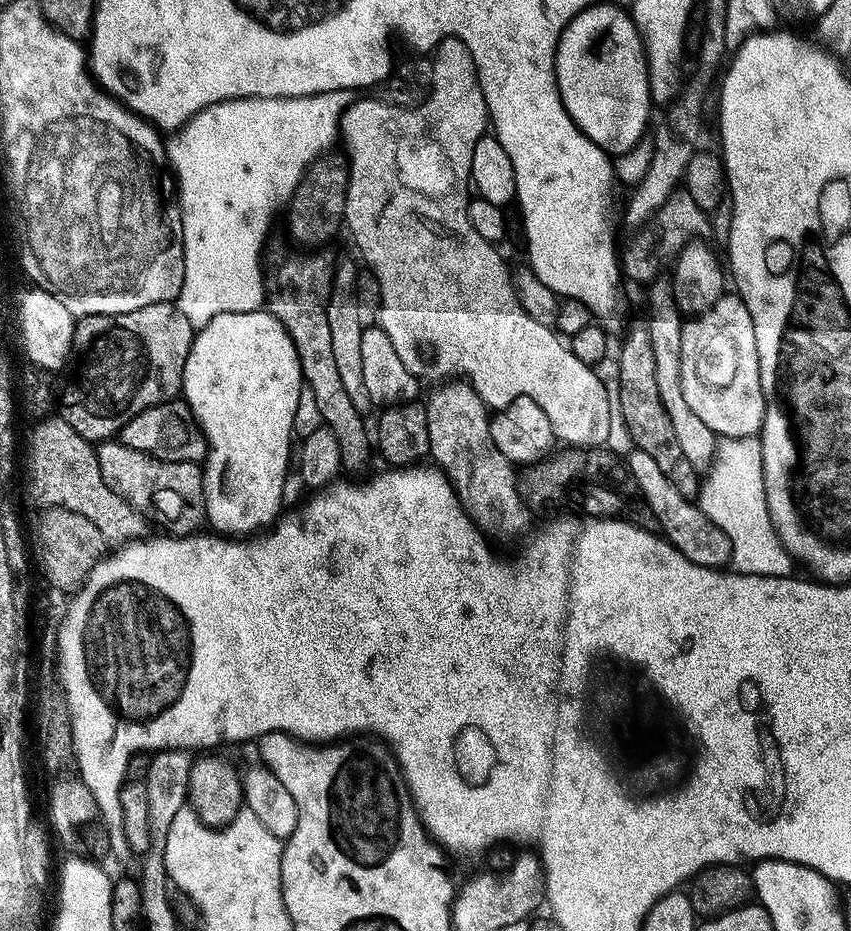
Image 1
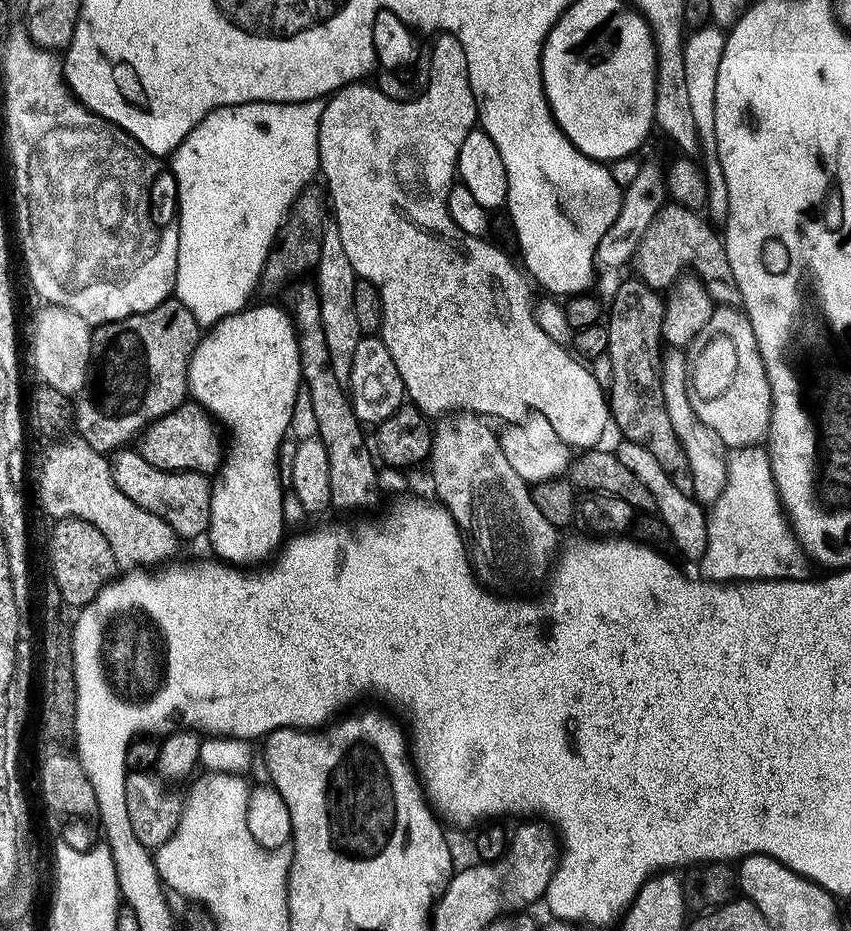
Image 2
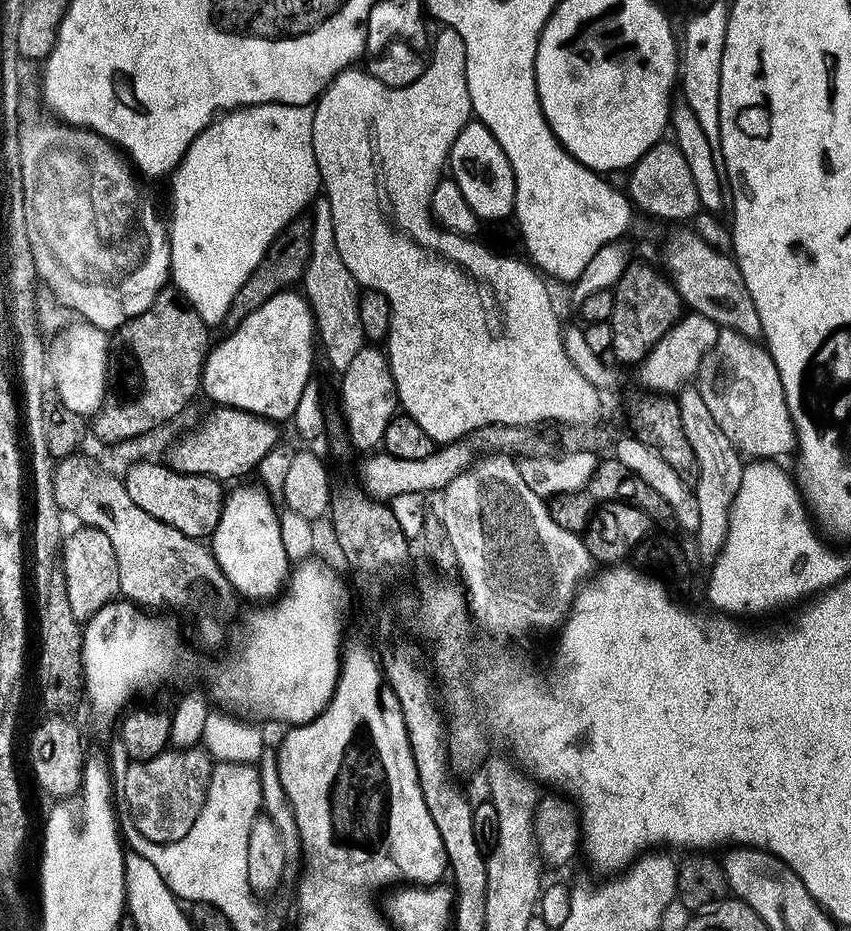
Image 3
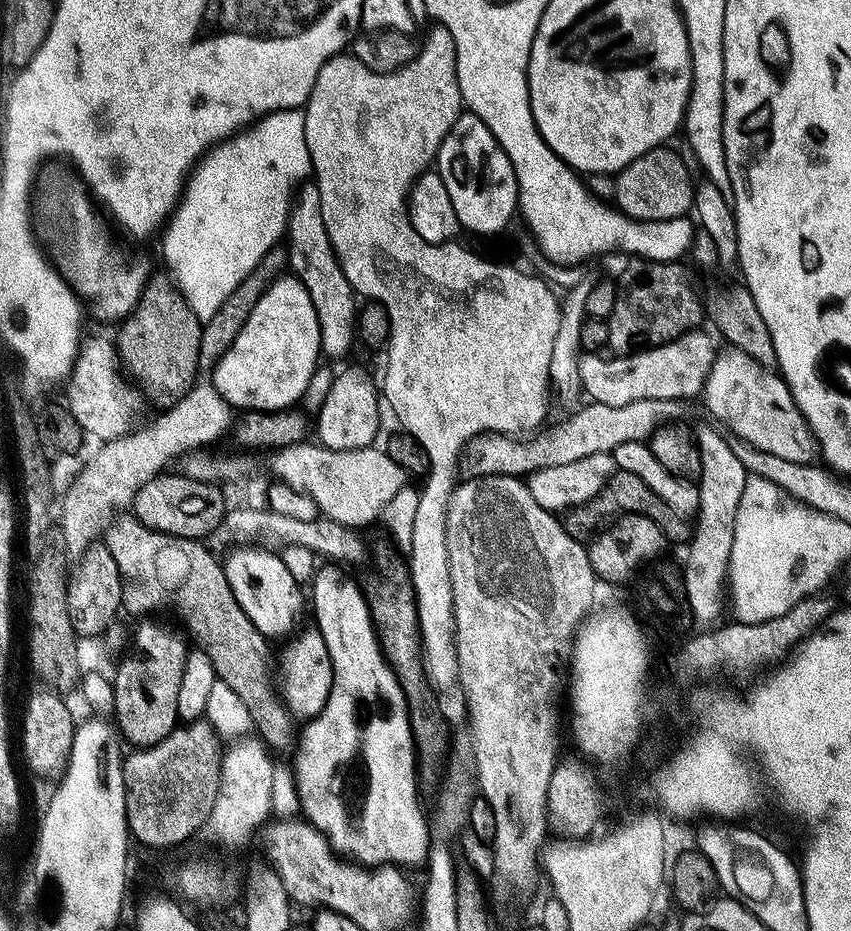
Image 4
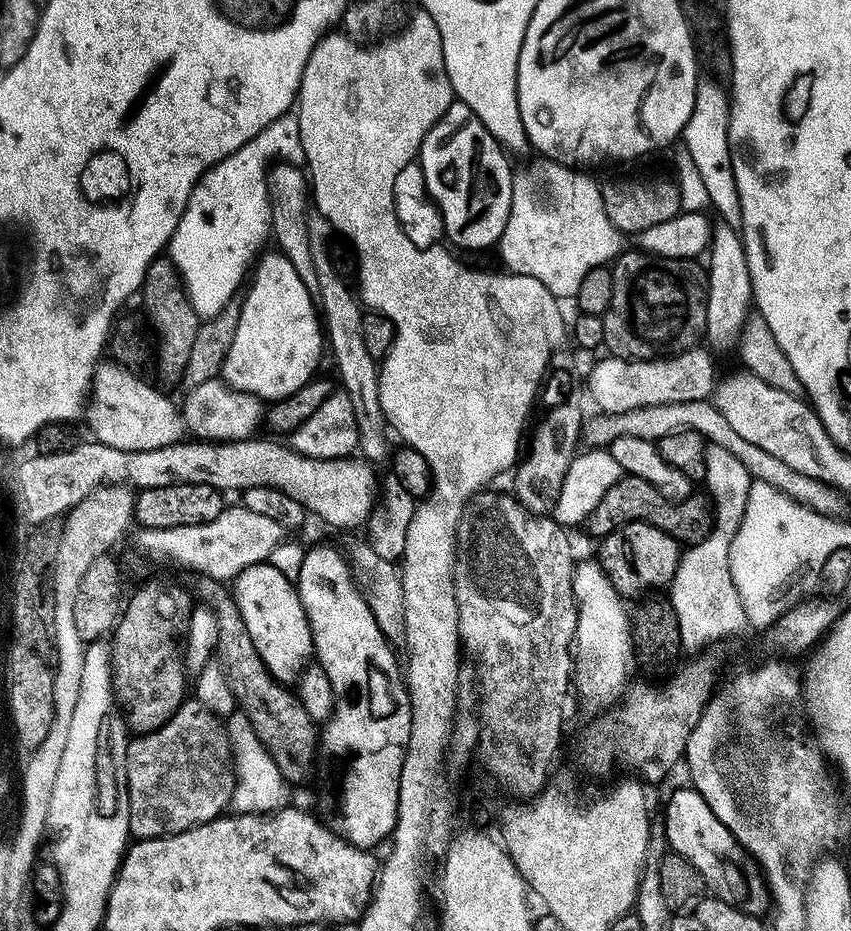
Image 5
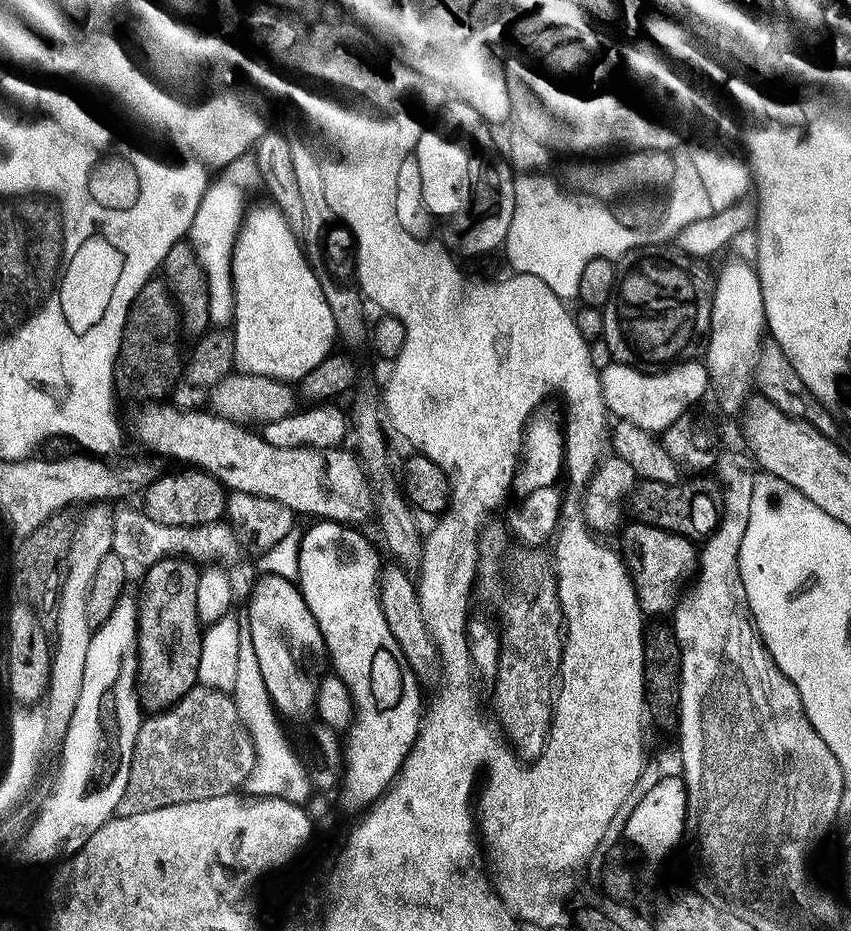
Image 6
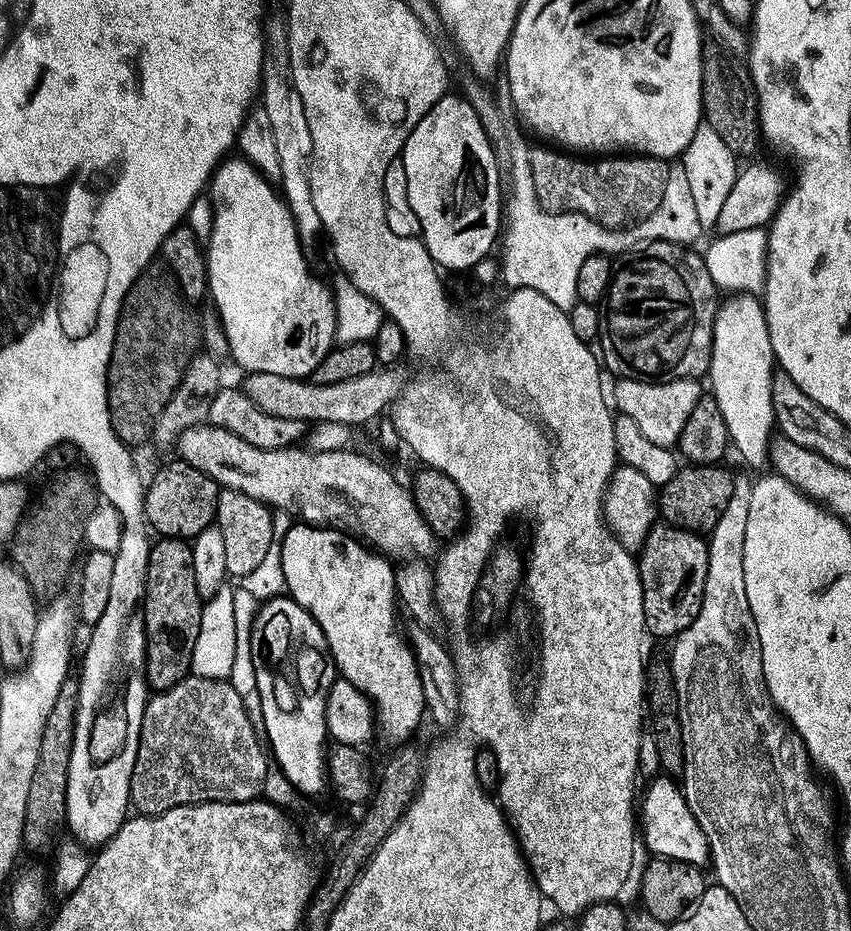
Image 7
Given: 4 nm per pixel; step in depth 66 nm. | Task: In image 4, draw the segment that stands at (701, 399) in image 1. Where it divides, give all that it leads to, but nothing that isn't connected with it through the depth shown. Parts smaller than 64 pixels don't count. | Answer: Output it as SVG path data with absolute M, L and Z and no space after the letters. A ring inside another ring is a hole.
M731 346L721 347L716 353L716 360L704 383L703 400L705 406L708 407L709 414L713 416L711 419L717 425L723 426L738 439L744 439L750 446L760 451L766 451L768 454L774 454L775 457L784 458L789 462L811 464L817 459L816 439L812 437L804 416L793 402L784 377L773 369L763 368L758 362L754 362L754 358L750 358L750 354L744 354L742 350Z

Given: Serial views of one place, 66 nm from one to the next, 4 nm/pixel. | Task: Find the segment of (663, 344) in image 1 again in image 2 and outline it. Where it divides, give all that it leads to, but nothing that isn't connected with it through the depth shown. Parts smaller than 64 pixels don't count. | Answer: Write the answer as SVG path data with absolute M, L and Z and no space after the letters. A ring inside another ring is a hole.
M668 350L663 353L660 370L662 382L662 398L666 398L666 411L670 414L670 423L674 426L674 434L678 434L678 442L682 442L682 450L686 450L686 462L690 462L690 474L694 478L694 490L691 495L701 505L711 506L722 494L728 477L728 458L730 449L698 418L692 405L690 387L690 360L683 351Z

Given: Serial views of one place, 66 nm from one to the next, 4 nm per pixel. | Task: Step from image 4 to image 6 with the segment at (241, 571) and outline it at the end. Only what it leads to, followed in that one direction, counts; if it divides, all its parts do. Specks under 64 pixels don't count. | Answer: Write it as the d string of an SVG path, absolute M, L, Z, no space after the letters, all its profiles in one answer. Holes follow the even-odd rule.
M261 575L258 580L260 581L253 586L252 597L248 600L246 620L250 638L254 642L254 654L258 658L258 670L262 672L262 682L266 684L268 696L272 699L272 707L276 712L285 721L300 720L308 711L316 708L316 695L320 692L320 681L326 672L324 639L318 630L314 614L310 614L304 596L293 581L271 575Z

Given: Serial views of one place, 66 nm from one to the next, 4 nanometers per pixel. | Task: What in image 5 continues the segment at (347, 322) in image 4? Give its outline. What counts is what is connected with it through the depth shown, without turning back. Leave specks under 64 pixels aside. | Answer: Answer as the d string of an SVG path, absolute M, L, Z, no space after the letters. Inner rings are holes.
M276 162L267 169L268 200L272 203L272 231L275 247L292 263L302 282L310 290L319 289L314 262L310 258L306 218L310 211L310 180L303 167L287 162Z

